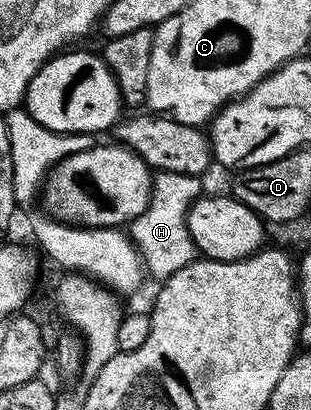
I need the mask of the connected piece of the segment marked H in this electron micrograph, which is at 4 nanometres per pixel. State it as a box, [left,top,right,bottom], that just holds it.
[128,171,201,282]

